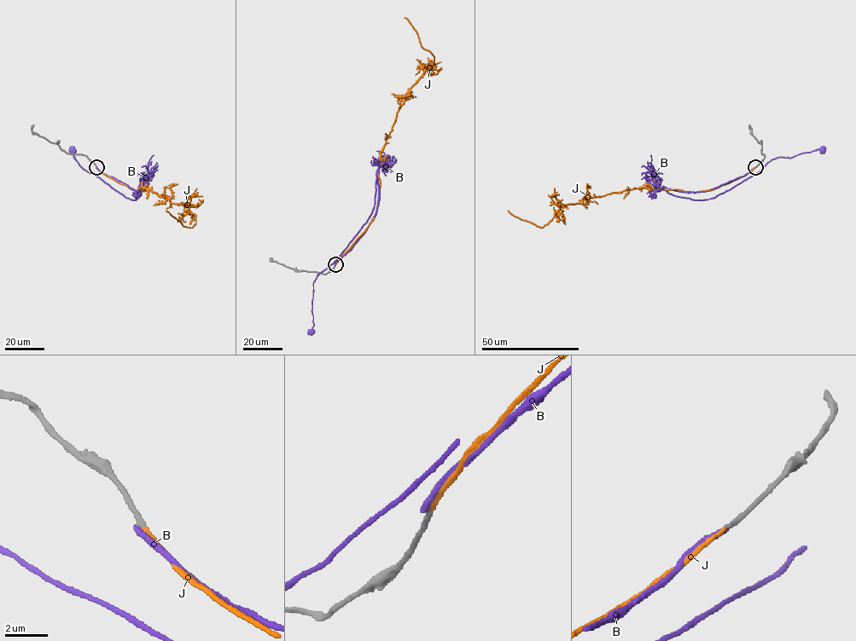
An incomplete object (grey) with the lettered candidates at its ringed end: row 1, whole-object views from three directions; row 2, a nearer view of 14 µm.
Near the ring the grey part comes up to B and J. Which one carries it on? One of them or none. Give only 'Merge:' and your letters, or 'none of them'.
Merge: J

